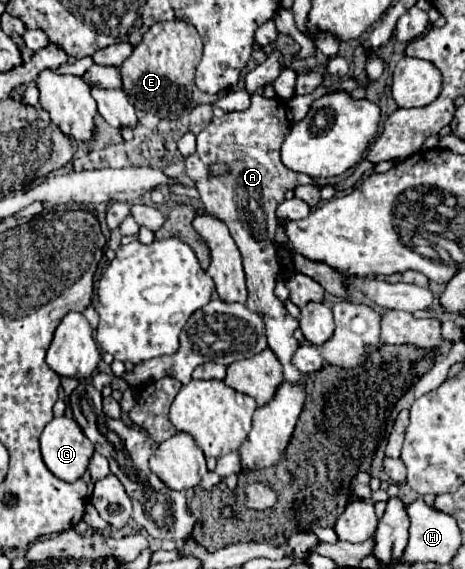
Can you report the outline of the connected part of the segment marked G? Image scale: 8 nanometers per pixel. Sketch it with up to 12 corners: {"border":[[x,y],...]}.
{"border":[[66,416],[46,424],[46,468],[64,482],[82,478],[94,446]]}

